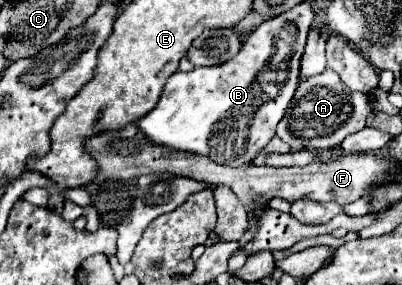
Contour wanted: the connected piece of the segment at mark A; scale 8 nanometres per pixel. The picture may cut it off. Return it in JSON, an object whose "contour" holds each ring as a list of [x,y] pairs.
{"contour":[[[329,68],[313,76],[311,80],[305,80],[297,86],[295,96],[283,116],[283,120],[277,124],[277,136],[291,146],[291,150],[327,150],[341,144],[341,140],[347,134],[355,134],[365,126],[365,118],[371,112],[371,102],[361,92],[351,92],[335,72]]]}

